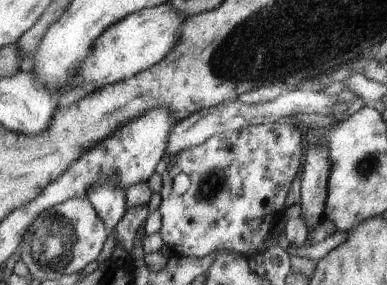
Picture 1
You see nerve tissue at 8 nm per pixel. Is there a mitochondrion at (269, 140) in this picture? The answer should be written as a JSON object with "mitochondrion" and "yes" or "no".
{"mitochondrion":"no"}

